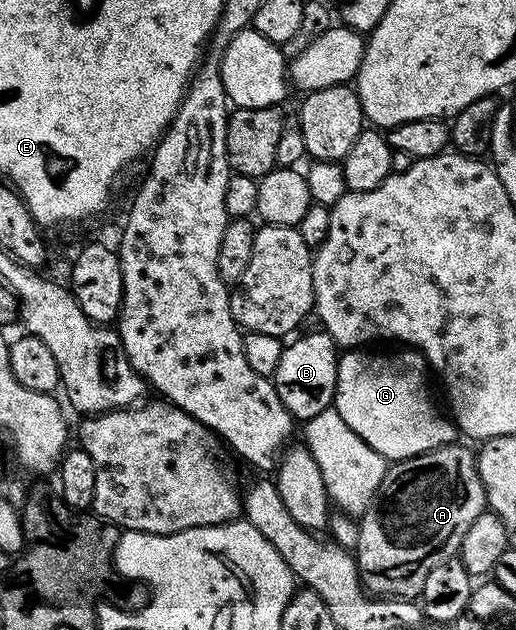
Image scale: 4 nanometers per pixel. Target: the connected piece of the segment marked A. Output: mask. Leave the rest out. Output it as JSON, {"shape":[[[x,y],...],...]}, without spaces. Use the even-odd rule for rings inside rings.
{"shape":[[[457,441],[446,443],[435,448],[434,451],[425,451],[422,455],[416,455],[410,459],[399,459],[392,465],[386,466],[383,481],[377,492],[373,494],[373,499],[367,505],[367,509],[359,516],[358,523],[361,524],[357,527],[355,558],[357,560],[357,571],[361,574],[361,582],[366,592],[377,597],[416,600],[423,589],[423,581],[427,581],[427,573],[431,573],[431,569],[435,569],[435,565],[454,558],[460,552],[463,533],[467,533],[467,529],[471,529],[471,525],[475,525],[475,517],[479,517],[487,510],[485,490],[483,489],[483,481],[477,472],[477,457],[474,448],[472,446],[469,446],[470,448],[460,447],[459,444],[460,442]]]}

